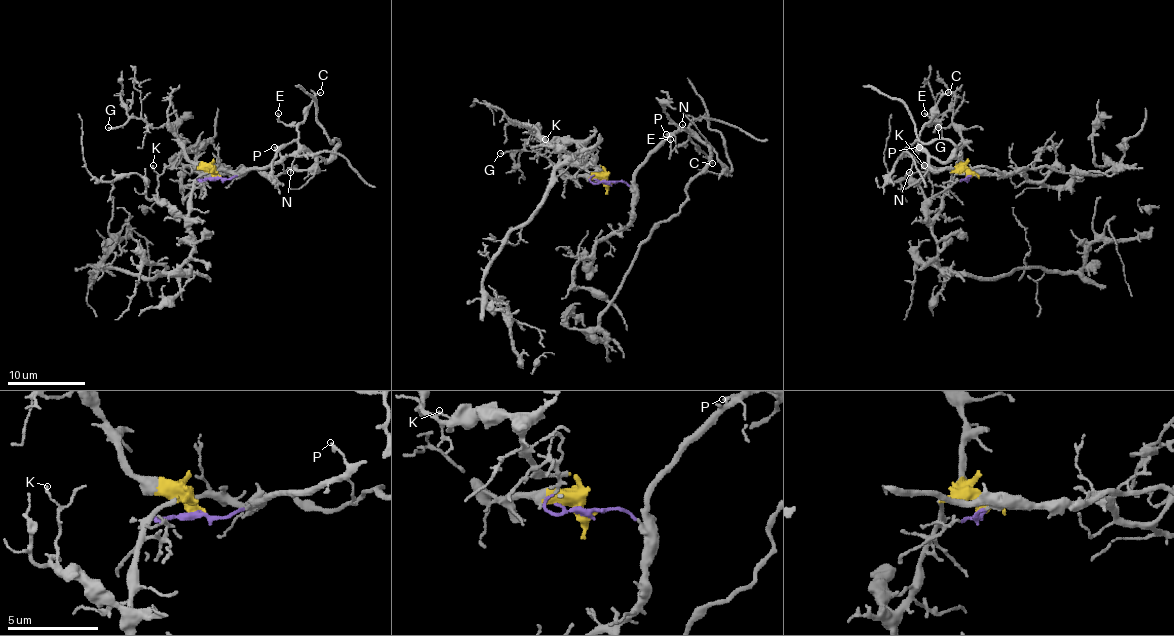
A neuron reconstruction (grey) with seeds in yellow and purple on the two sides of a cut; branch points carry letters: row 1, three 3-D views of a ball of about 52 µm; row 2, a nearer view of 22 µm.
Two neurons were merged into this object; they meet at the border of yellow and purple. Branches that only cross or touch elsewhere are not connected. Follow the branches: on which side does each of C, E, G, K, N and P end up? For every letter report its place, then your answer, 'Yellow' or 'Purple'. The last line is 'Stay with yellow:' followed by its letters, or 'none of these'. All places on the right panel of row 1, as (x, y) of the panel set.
C: Place: (948, 92). Purple
E: Place: (924, 113). Purple
G: Place: (938, 127). Yellow
K: Place: (924, 165). Yellow
N: Place: (909, 172). Purple
P: Place: (919, 147). Purple
Stay with yellow: G, K

